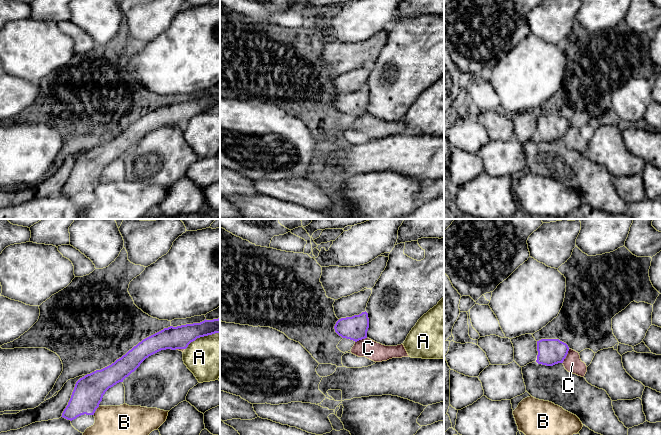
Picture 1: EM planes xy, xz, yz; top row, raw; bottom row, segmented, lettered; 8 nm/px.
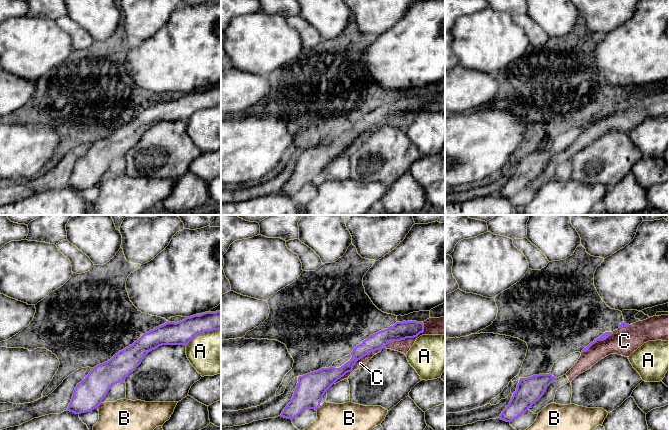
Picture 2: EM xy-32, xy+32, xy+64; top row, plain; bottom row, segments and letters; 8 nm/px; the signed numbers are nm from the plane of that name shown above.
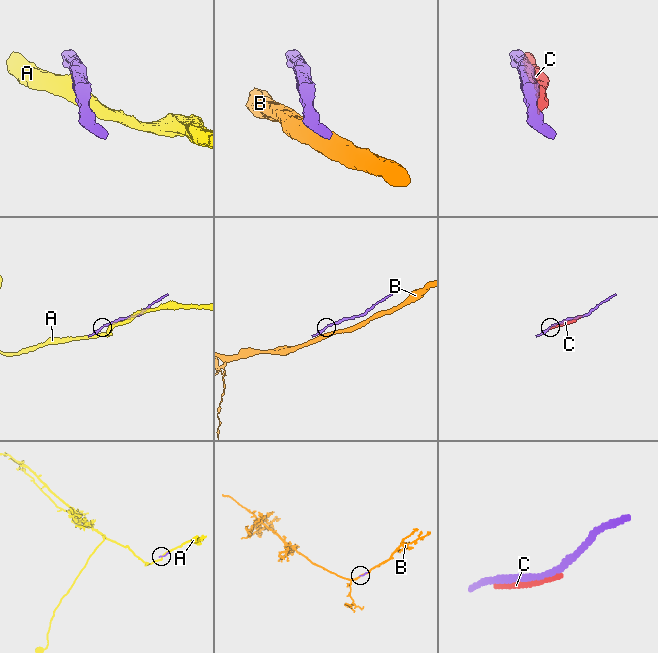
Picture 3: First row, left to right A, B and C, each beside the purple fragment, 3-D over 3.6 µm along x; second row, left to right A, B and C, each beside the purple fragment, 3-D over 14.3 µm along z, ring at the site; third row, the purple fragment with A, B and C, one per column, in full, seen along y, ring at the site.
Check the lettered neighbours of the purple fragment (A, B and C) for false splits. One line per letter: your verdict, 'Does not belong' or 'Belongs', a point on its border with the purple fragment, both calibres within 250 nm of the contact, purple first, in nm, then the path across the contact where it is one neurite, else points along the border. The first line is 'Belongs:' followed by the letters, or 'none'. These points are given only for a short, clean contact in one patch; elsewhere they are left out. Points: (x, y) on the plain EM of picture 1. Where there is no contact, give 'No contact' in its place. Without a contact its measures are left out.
Belongs: C
A: Does not belong. Touches purple at xy (201, 112). Thickness 180 nm (purple) against 340 nm
B: Does not belong. Touches purple at xy (95, 186). Thickness 240 nm (purple) against 400 nm. Boundary: xy (99, 182), (93, 190)
C: Belongs. Touches purple at yz (566, 131). Thickness 200 nm (purple) against 140 nm

